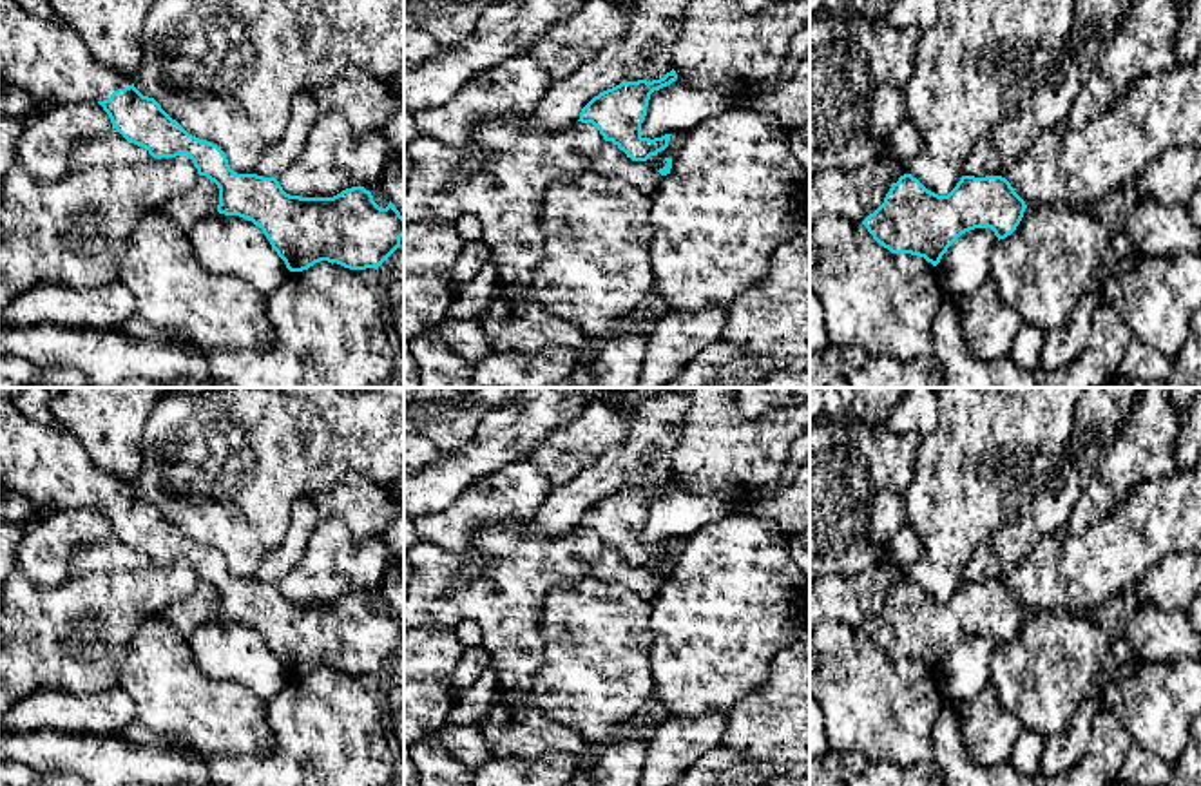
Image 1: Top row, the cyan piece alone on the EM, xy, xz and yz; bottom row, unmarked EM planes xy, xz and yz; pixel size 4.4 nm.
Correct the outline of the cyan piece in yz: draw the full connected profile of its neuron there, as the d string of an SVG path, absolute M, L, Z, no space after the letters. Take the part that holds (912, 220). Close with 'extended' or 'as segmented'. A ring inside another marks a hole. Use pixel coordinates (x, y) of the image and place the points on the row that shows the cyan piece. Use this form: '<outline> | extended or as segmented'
M904 174L891 185L884 203L862 225L891 254L911 254L937 266L947 248L966 232L991 228L1005 239L1020 225L1027 205L1002 176L962 176L947 196L927 190L917 177Z | as segmented

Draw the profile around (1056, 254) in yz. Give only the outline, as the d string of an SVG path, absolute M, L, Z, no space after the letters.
M1067 205L1027 206L1016 230L1000 239L991 254L991 281L1000 301L1011 306L1023 324L1043 331L1063 326L1081 297L1101 290L1116 266L1110 230L1091 210Z

